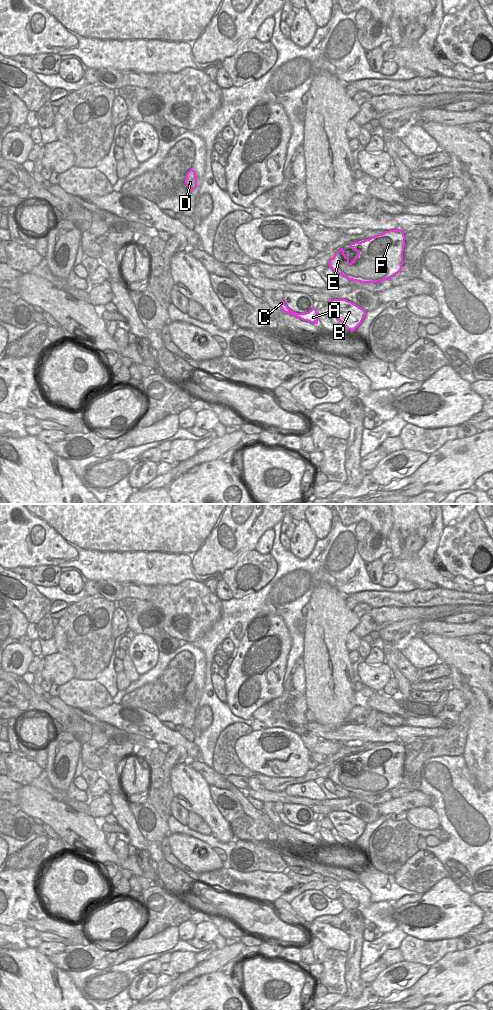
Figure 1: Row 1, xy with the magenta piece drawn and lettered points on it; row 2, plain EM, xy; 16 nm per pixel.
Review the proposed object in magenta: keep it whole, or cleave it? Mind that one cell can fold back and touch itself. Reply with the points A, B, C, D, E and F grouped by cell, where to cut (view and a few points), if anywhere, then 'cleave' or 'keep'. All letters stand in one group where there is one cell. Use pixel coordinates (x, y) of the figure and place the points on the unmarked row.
A B D E F / C | xy (291, 823), (296, 827) | cleave

